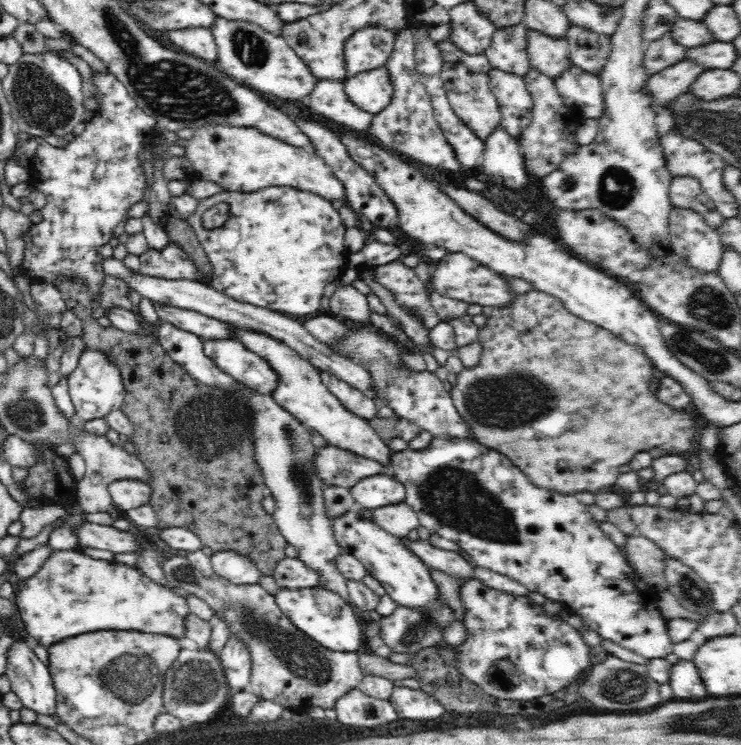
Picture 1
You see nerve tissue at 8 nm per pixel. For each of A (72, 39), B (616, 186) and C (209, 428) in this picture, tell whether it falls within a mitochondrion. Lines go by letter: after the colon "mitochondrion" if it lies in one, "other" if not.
A: other
B: mitochondrion
C: mitochondrion

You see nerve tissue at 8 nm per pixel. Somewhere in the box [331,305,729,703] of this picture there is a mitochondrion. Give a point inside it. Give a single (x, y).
(457, 499)

